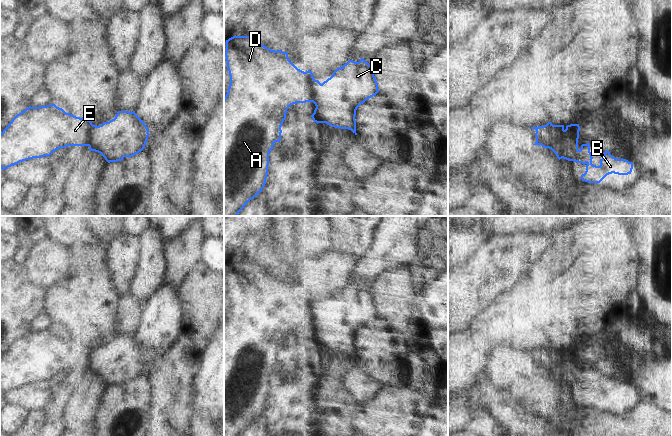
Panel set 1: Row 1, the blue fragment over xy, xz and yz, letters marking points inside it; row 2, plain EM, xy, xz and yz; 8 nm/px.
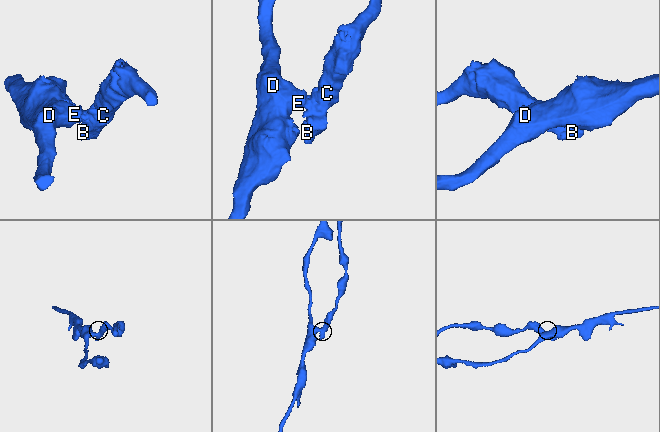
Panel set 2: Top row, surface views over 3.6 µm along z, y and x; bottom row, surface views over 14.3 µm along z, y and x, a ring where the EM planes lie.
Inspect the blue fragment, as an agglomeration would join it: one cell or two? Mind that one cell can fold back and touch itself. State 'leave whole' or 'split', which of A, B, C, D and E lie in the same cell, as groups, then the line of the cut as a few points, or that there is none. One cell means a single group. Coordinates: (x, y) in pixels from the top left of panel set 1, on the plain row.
split | A D E / B C | yz (544, 350), (543, 354), (547, 363), (539, 368)

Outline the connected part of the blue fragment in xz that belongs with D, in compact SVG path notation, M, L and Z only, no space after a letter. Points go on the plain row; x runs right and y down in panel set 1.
M250 259L233 260L226 264L225 281L230 300L230 308L228 316L224 322L224 436L240 436L251 423L262 416L262 413L266 408L269 390L269 378L273 373L274 367L281 365L281 350L286 343L287 333L296 327L312 326L318 309L313 301L313 297L310 294L304 296L298 293L289 284L287 276L283 276L281 274L271 274Z

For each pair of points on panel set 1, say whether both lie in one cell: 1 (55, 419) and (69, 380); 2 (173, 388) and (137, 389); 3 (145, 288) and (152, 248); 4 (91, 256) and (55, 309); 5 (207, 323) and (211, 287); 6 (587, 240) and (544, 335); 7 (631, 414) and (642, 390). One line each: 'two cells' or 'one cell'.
1: one cell
2: two cells
3: one cell
4: one cell
5: one cell
6: one cell
7: two cells

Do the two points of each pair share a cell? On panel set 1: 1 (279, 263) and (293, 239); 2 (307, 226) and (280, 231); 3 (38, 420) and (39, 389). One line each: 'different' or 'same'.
1: different
2: different
3: different

